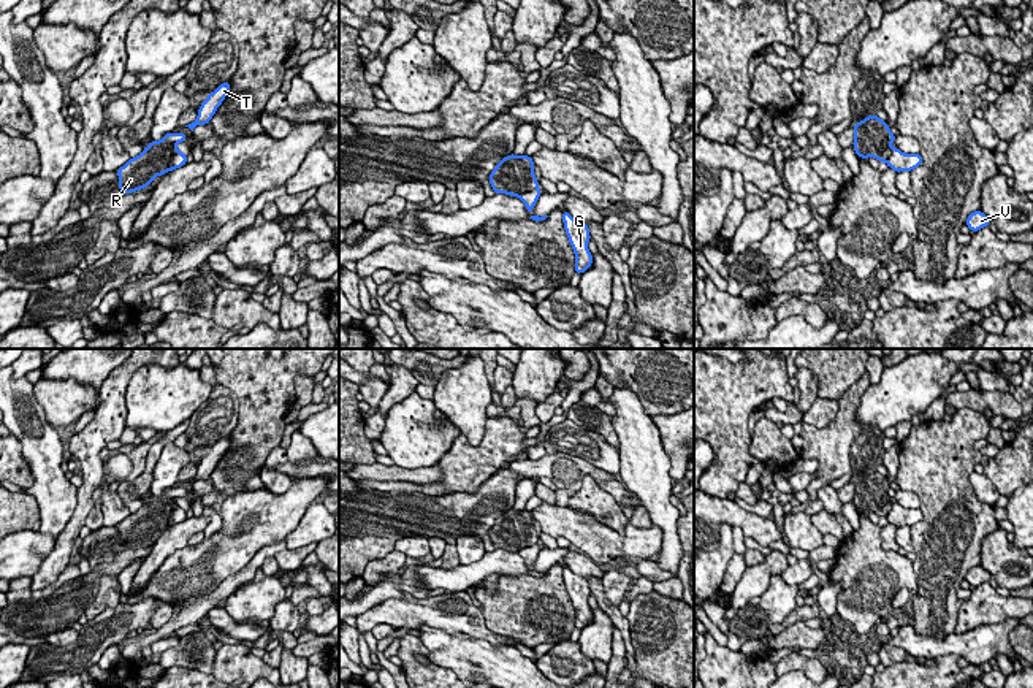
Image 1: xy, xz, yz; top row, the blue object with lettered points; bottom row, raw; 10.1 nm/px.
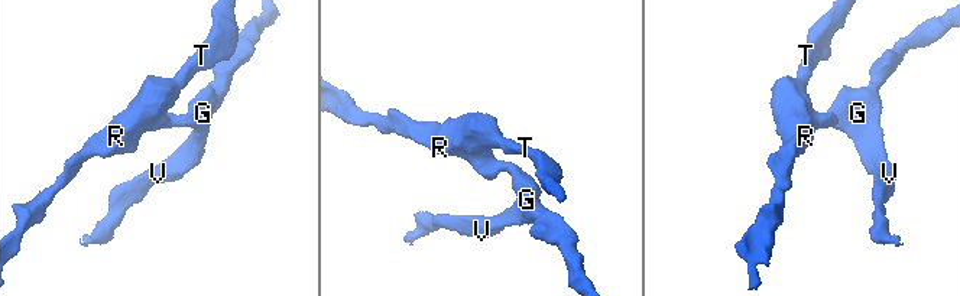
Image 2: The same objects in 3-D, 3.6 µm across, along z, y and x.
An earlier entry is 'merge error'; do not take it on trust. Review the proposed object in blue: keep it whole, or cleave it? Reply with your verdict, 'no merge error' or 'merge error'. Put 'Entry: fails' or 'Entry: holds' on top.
Entry: holds
merge error

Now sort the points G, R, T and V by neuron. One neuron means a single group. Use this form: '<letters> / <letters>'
G V / R T

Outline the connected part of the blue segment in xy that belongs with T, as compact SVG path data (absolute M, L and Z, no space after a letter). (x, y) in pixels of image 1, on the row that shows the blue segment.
M230 81L222 82L214 92L208 95L208 98L201 103L198 109L196 120L185 127L189 127L193 132L196 125L209 124L217 108L222 105L222 101L228 94L230 94Z

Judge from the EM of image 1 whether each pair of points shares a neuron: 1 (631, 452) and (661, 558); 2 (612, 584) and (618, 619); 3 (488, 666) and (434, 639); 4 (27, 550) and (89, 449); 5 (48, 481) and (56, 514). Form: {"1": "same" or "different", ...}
{"1": "same", "2": "different", "3": "same", "4": "different", "5": "same"}

